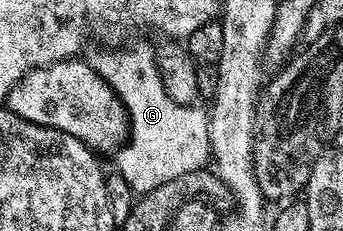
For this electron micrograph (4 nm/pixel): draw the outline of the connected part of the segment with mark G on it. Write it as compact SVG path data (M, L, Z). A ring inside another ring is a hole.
M136 44L133 48L116 48L113 52L96 52L90 56L90 63L95 72L114 90L114 94L124 104L128 112L128 138L126 143L114 153L116 168L120 176L136 191L143 194L162 186L180 174L205 167L210 160L208 146L209 113L192 104L179 104L170 98L166 86L162 82L158 56L144 44Z

